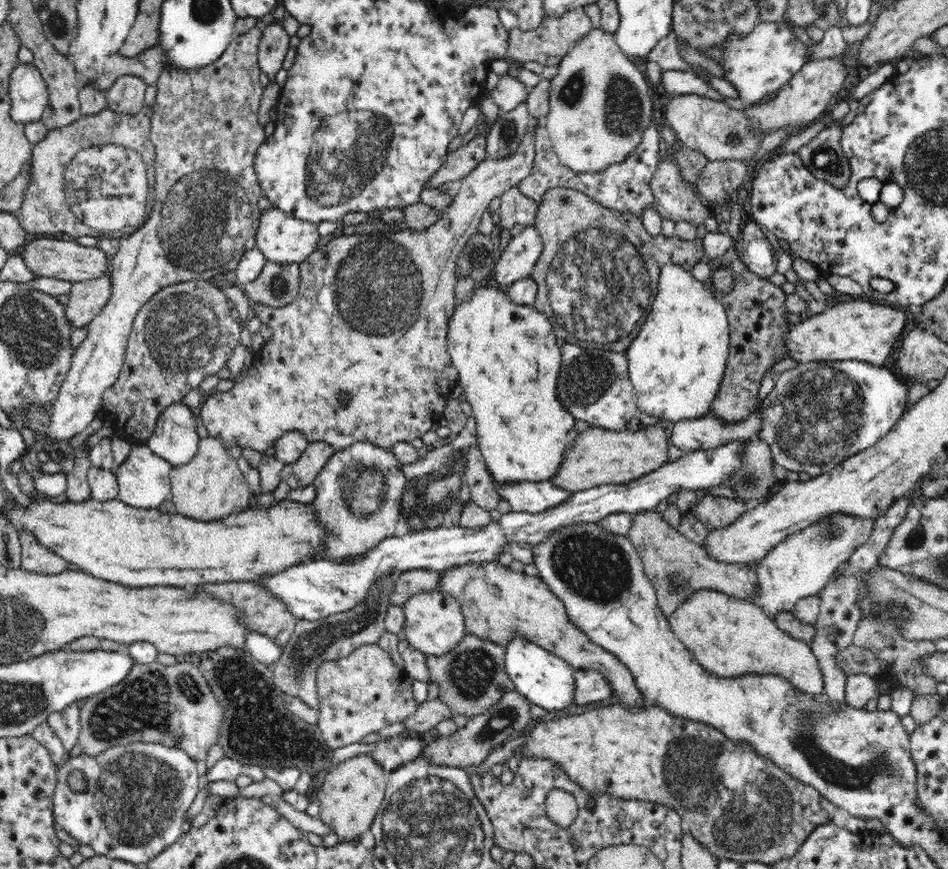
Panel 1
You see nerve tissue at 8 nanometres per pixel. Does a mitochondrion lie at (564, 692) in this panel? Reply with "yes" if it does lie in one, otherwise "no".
no

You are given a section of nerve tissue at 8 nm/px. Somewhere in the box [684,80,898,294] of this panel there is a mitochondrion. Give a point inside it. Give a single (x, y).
(825, 158)

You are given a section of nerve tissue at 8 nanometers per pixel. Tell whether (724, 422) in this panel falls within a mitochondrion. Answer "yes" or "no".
no

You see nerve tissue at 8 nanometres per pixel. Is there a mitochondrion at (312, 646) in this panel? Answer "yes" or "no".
yes

